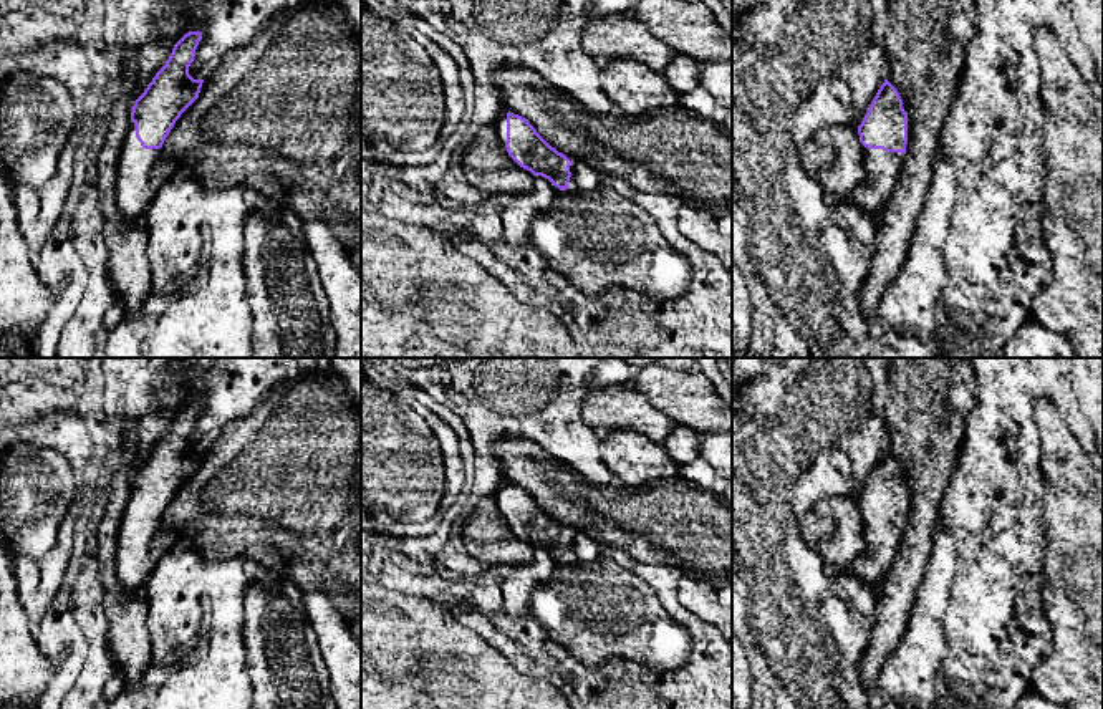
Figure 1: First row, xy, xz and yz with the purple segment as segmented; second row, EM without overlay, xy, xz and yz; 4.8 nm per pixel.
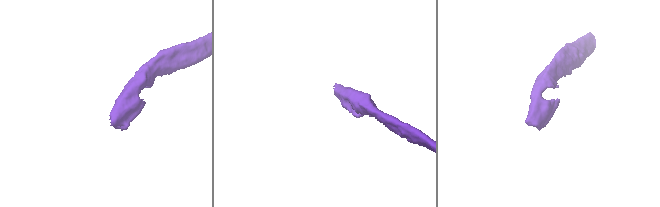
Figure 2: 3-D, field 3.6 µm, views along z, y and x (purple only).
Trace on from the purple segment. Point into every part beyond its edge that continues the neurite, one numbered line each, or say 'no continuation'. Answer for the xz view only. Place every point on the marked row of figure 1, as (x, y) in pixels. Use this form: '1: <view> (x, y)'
1: xz (500, 125)

